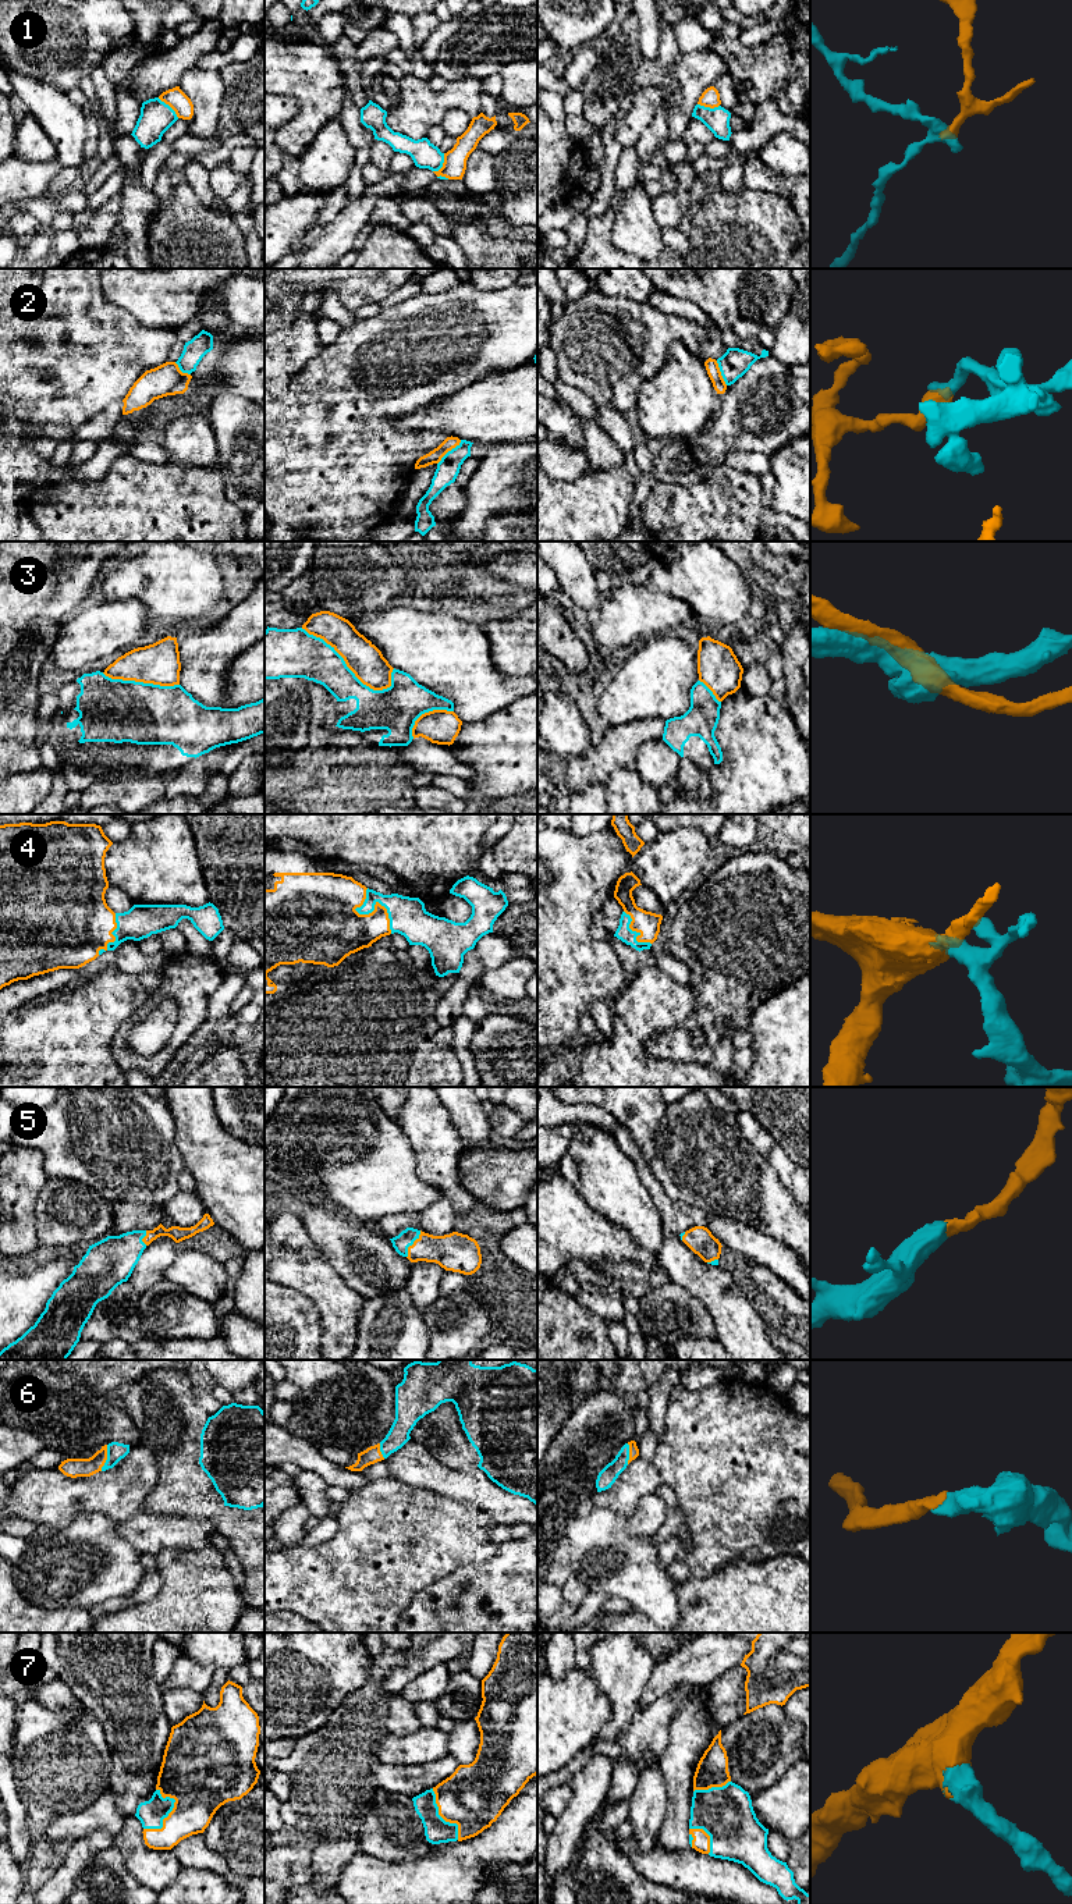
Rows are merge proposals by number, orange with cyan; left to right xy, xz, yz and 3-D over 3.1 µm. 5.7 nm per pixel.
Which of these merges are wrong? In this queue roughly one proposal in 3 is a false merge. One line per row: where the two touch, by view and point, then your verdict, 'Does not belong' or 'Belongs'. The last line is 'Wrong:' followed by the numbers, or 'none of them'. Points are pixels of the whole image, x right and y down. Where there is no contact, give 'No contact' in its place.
1: Touches orange at xy (169, 105). Does not belong
2: Touches orange at xz (448, 450). Does not belong
3: Touches orange at xz (345, 663). Does not belong
4: Touches orange at xz (375, 909). Belongs
5: Touches orange at xz (412, 1244). Belongs
6: Touches orange at xy (106, 1457). Belongs
7: Touches orange at xy (163, 1821). Belongs
Wrong: 1, 2, 3

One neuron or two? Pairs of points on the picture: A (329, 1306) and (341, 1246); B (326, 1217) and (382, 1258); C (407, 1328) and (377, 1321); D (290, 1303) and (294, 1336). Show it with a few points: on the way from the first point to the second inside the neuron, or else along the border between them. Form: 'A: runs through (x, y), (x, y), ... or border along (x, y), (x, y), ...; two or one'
A: border along (315, 1246), (333, 1270), (359, 1293); two
B: runs through (340, 1231), (358, 1247), (368, 1251); one
C: runs through (400, 1328), (391, 1328), (384, 1321); one
D: runs through (290, 1311), (290, 1328); one

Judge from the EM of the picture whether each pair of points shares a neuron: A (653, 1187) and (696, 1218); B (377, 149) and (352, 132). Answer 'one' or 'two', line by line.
A: one
B: two

